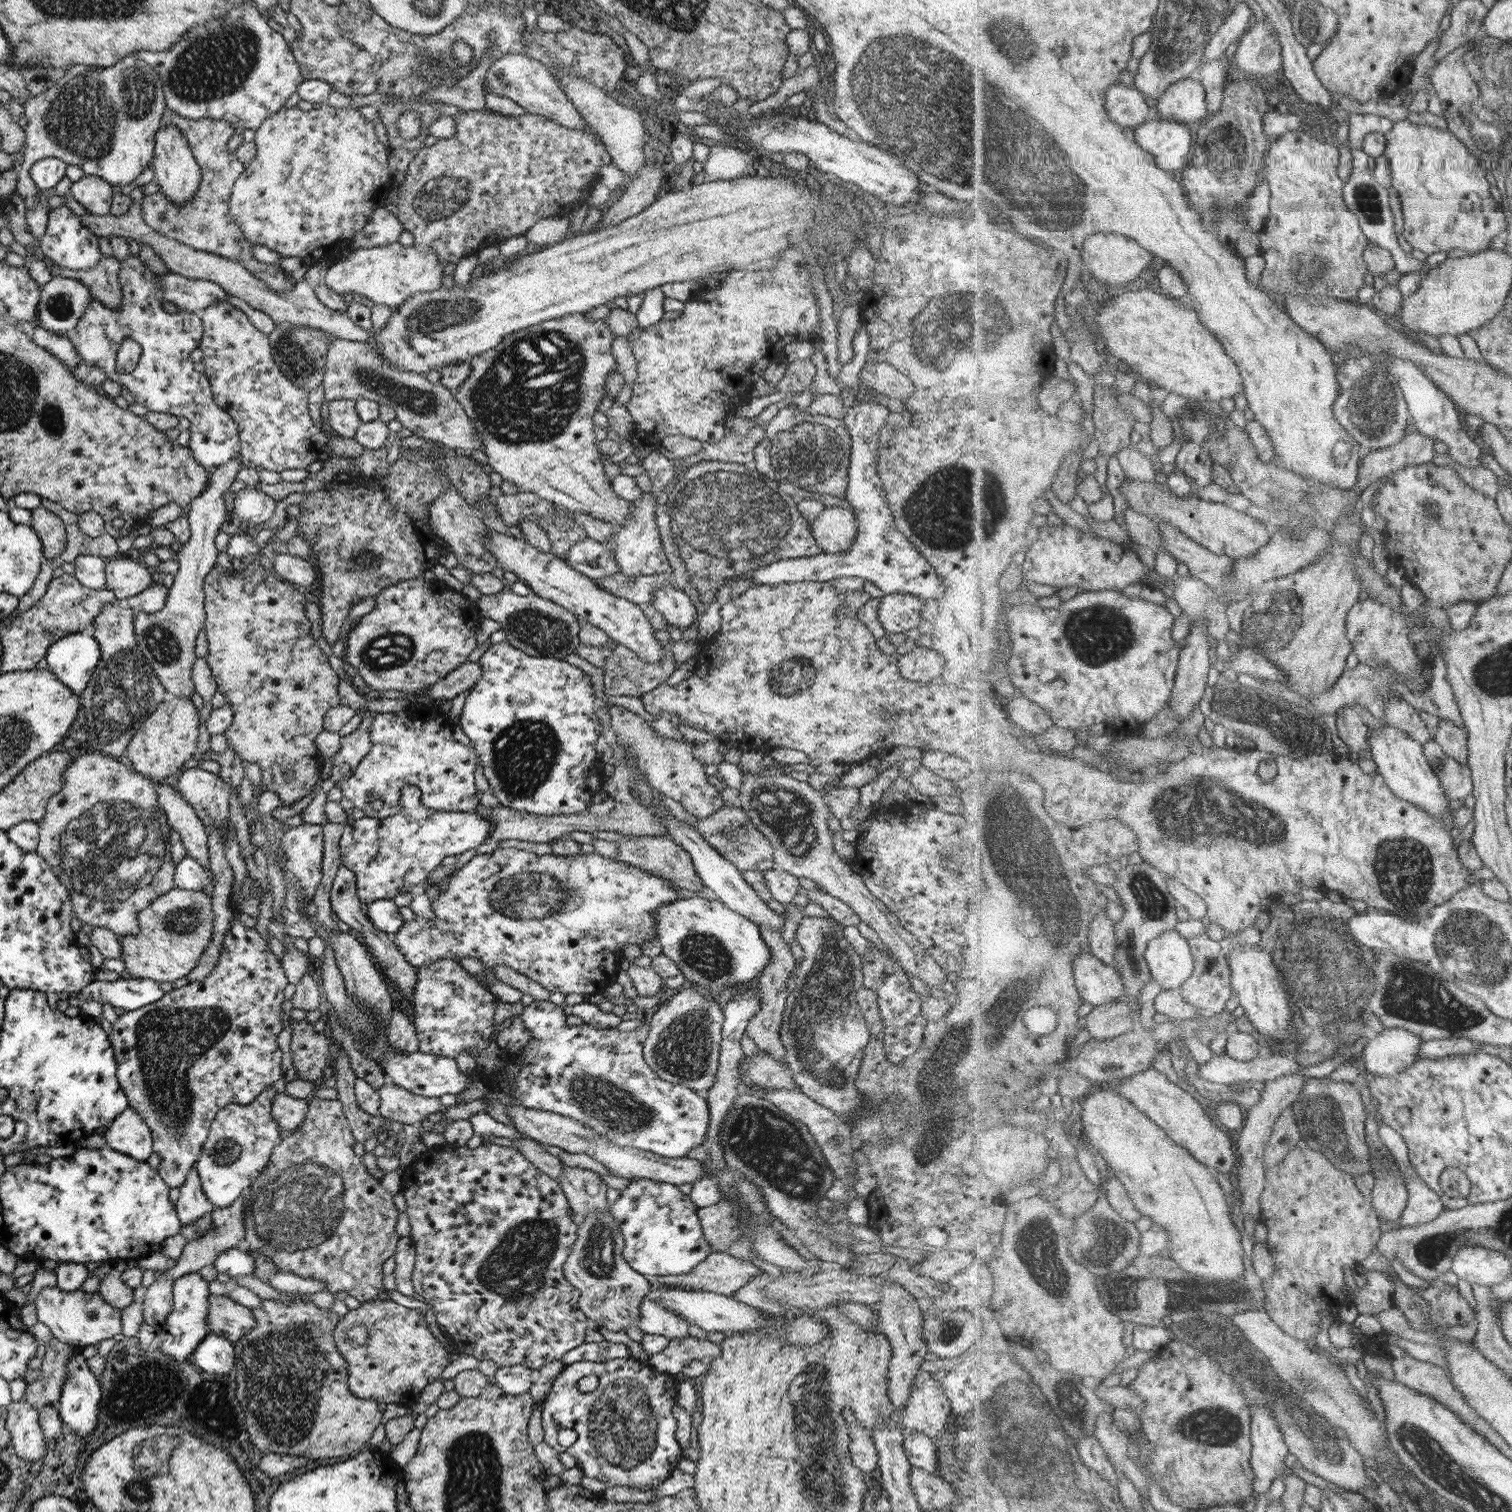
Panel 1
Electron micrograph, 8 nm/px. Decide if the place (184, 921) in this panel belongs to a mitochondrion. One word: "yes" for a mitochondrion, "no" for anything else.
yes

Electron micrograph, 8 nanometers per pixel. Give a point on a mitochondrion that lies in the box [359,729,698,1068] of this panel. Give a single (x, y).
(534, 894)

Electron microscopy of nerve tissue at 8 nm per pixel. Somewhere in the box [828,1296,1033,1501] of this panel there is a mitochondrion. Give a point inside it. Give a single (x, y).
(981, 1452)

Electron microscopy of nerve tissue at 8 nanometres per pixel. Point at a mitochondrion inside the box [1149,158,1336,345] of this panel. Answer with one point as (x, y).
(1304, 272)

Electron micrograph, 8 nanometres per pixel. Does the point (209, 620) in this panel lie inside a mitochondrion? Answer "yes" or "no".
no

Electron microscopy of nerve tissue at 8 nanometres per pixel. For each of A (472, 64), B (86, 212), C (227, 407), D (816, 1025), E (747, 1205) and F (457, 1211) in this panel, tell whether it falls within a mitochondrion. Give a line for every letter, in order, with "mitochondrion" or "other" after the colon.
A: other
B: other
C: other
D: mitochondrion
E: mitochondrion
F: other

